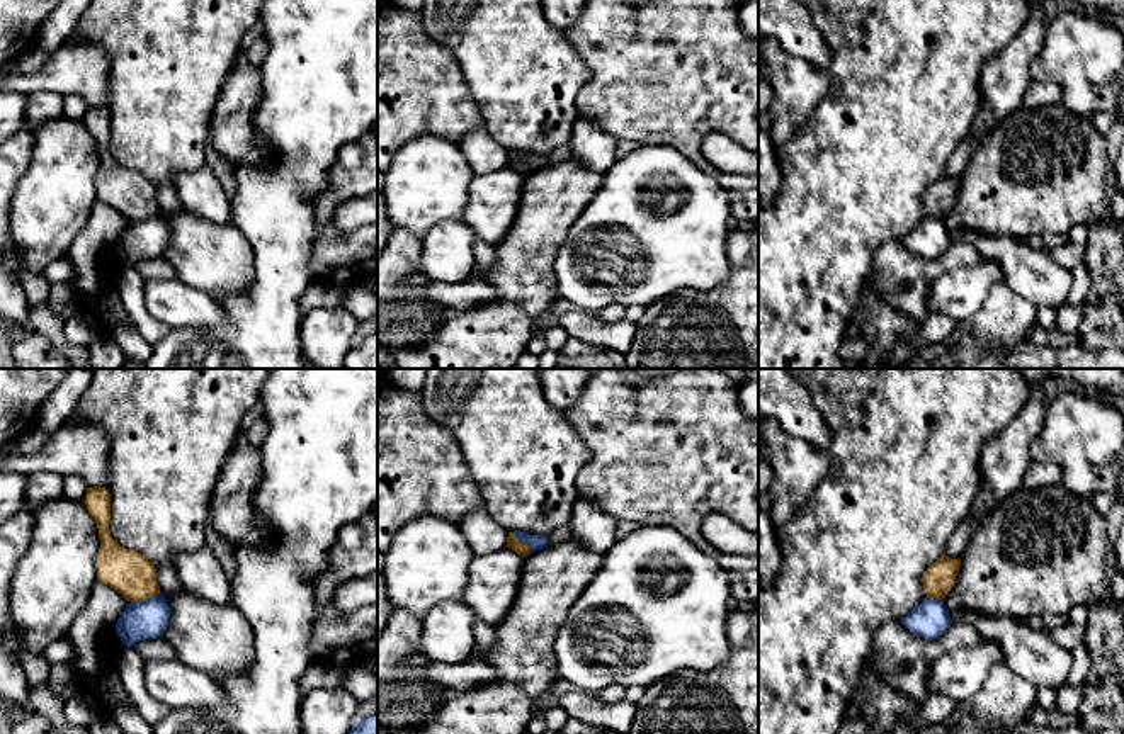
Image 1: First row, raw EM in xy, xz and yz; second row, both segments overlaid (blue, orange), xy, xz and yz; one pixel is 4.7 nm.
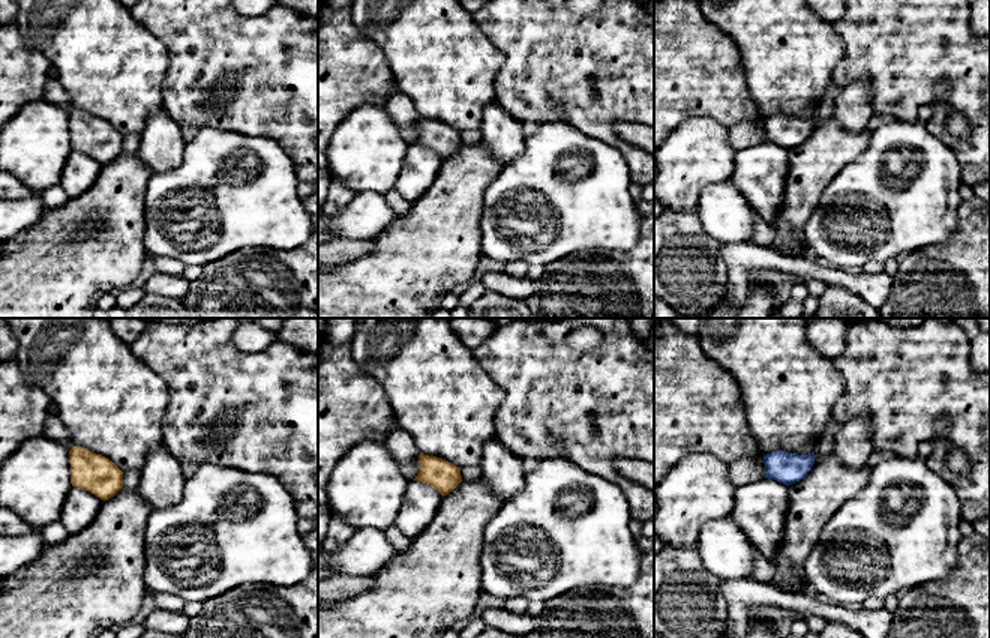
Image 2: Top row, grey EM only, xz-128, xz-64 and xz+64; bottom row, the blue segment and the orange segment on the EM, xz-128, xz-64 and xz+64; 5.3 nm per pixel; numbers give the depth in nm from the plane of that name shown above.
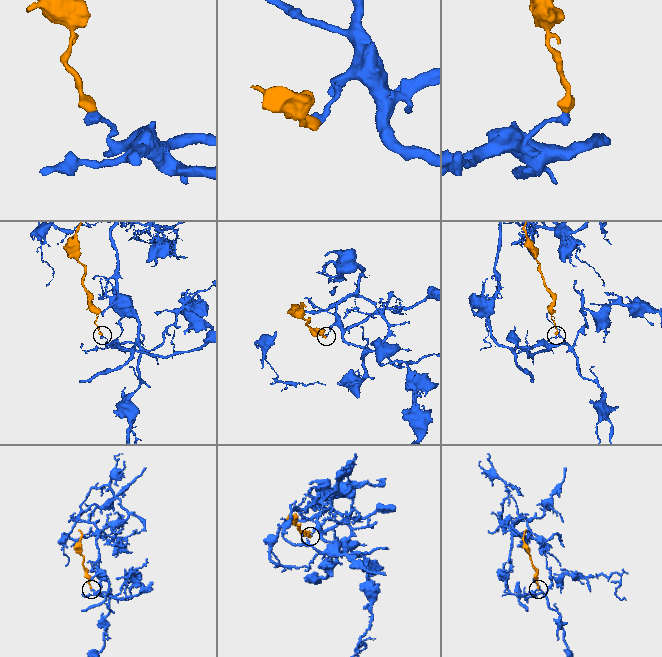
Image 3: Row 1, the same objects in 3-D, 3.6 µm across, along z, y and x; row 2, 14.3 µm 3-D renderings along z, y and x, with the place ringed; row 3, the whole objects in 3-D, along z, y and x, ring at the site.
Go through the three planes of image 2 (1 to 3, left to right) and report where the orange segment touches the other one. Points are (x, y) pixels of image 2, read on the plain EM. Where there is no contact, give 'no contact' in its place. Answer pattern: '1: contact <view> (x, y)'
1: no contact
2: no contact
3: no contact

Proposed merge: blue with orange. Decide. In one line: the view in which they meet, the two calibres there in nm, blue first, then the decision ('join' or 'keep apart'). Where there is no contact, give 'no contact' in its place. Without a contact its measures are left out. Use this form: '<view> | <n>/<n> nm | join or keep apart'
xy | 190/200 nm | keep apart

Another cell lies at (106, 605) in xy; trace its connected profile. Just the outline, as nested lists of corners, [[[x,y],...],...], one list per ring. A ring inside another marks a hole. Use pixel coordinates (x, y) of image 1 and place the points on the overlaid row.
[[[95,581],[87,607],[70,627],[68,639],[73,642],[77,661],[75,668],[82,680],[100,683],[105,671],[97,651],[97,637],[114,629],[126,608],[126,598],[100,581]]]

